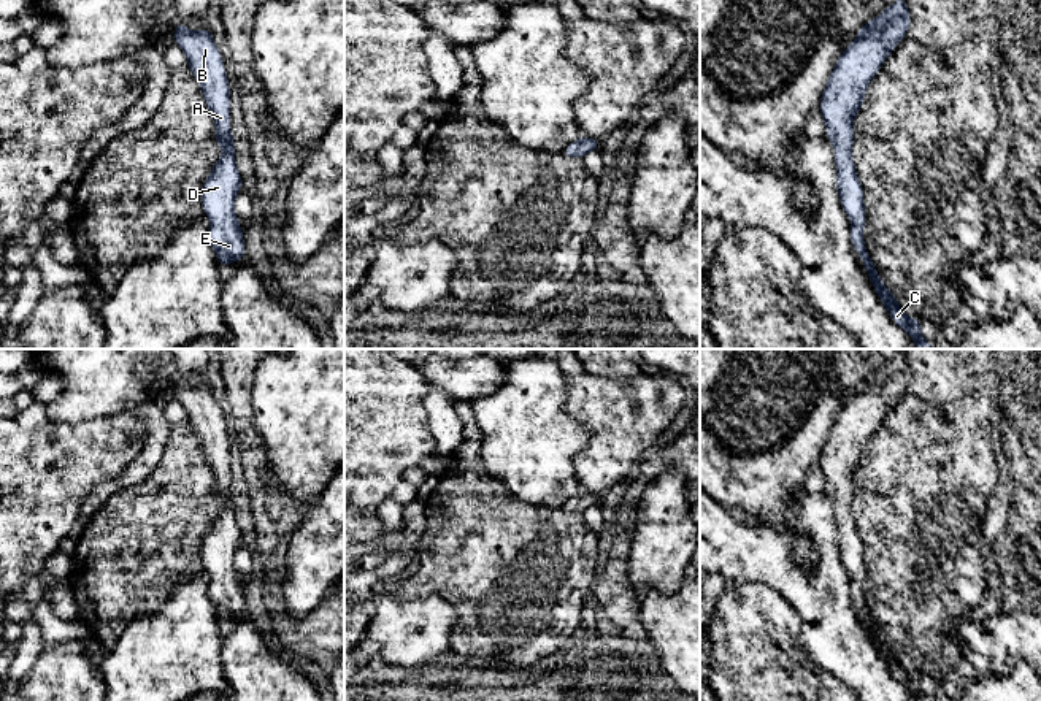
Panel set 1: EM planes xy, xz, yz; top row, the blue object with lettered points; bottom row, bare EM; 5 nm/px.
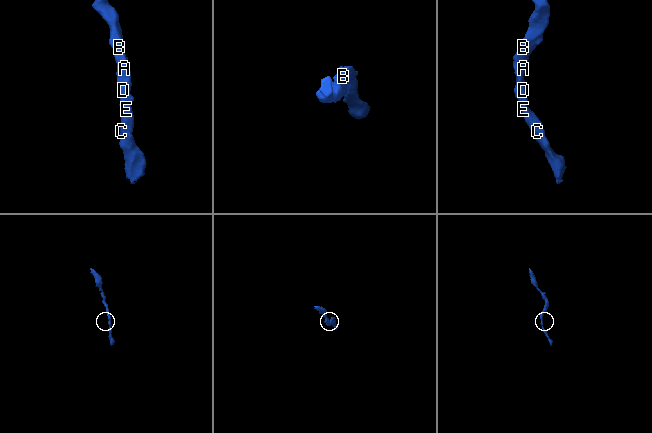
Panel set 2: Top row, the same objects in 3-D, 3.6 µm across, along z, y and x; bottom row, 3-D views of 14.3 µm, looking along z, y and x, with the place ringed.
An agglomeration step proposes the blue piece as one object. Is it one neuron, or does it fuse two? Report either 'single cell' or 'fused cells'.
single cell

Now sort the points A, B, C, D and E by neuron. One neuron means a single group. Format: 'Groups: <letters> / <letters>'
Groups: A B C D E

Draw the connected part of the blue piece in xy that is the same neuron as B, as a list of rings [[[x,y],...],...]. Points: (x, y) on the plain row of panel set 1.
[[[176,377],[175,381],[175,398],[184,406],[187,420],[198,436],[205,458],[214,473],[216,481],[216,498],[222,503],[222,512],[213,520],[209,531],[206,533],[202,546],[202,563],[209,573],[209,598],[217,611],[221,622],[227,622],[230,617],[243,615],[244,596],[240,584],[238,573],[235,569],[235,555],[241,546],[241,530],[235,517],[235,496],[230,485],[230,441],[224,427],[224,416],[211,392],[208,382],[202,382],[200,387],[189,385],[184,379]]]

